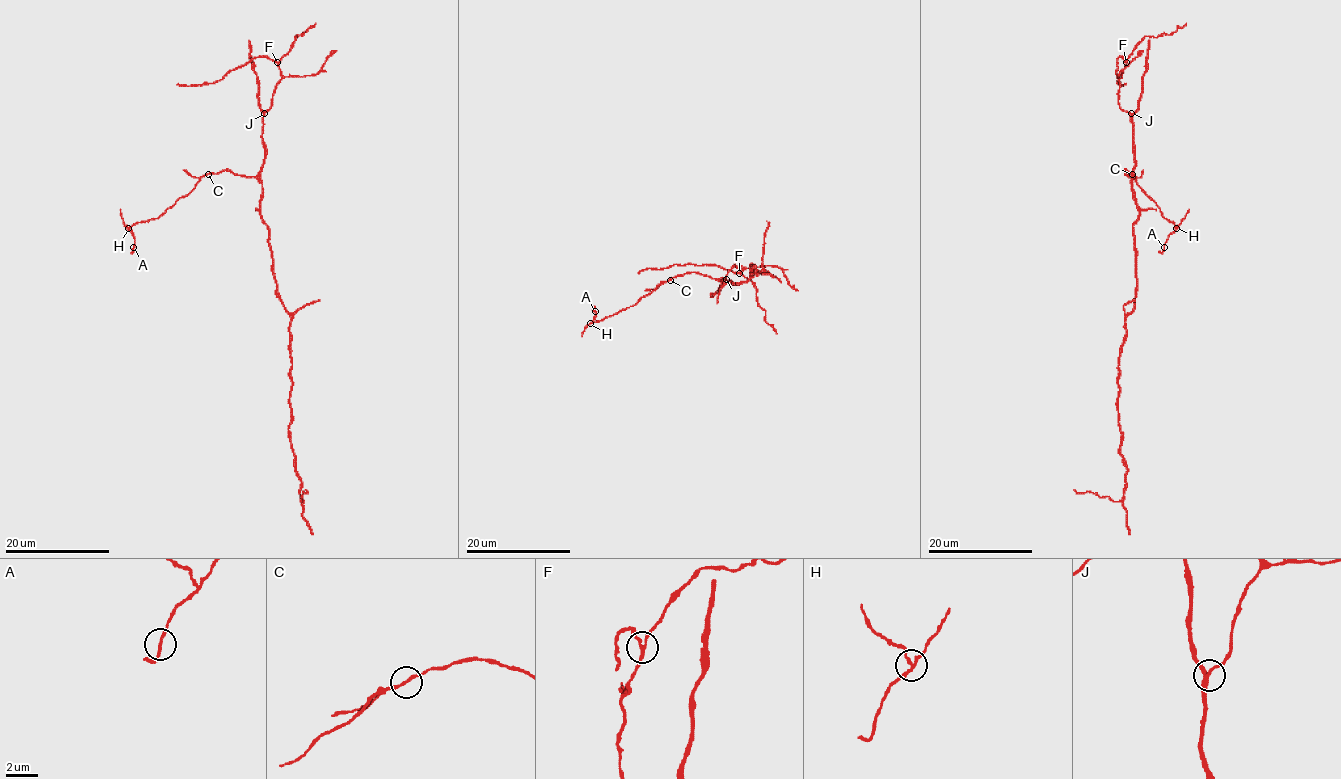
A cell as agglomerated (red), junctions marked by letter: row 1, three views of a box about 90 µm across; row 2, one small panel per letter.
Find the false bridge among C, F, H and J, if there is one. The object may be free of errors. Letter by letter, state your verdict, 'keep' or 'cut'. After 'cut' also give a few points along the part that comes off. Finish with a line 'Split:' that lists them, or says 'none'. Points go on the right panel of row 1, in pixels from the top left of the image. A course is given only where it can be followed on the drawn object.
C: keep
F: keep
H: cut; course (1176, 229), (1164, 250), (1159, 251)
J: keep
Split: H

